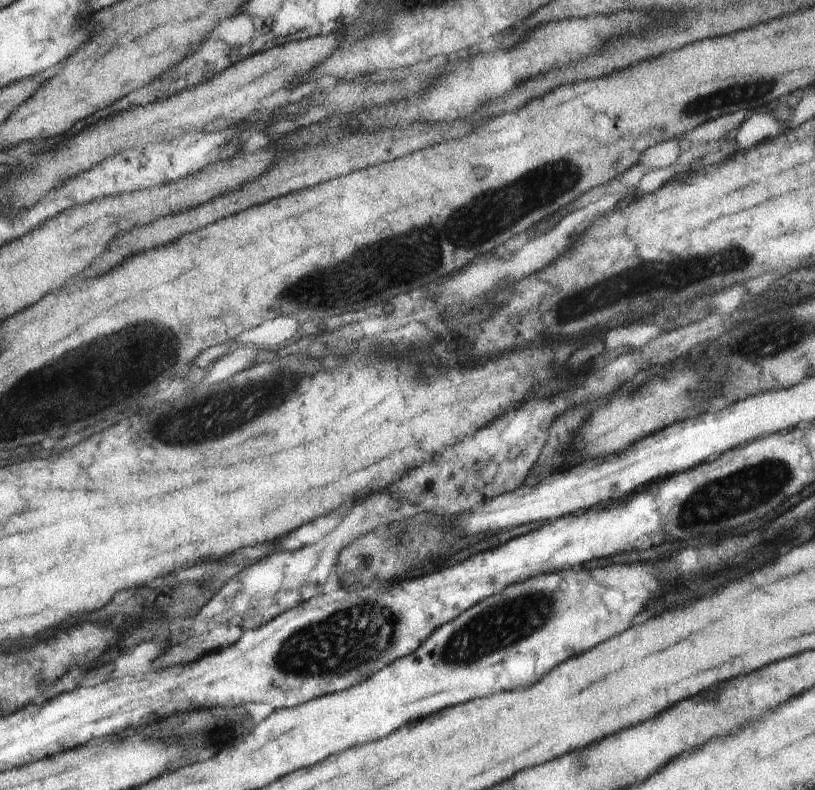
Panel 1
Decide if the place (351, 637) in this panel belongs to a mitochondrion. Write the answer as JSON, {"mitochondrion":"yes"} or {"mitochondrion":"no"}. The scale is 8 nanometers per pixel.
{"mitochondrion":"yes"}

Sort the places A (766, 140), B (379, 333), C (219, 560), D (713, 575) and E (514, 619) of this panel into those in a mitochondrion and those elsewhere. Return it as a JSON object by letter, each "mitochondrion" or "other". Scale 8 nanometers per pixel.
{"A":"other","B":"other","C":"other","D":"other","E":"mitochondrion"}

